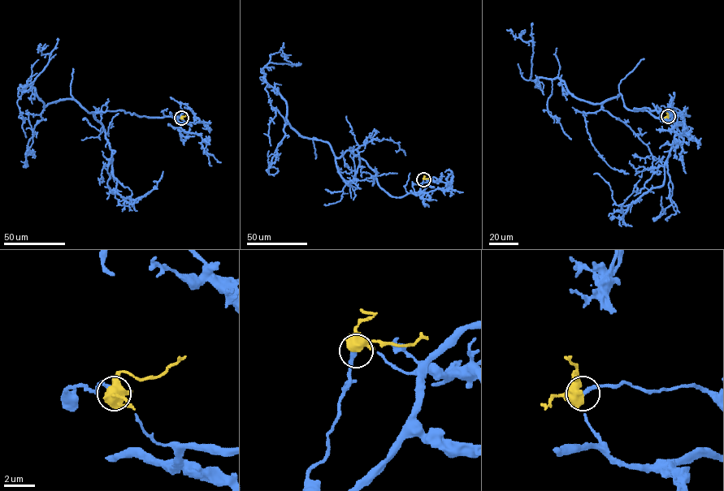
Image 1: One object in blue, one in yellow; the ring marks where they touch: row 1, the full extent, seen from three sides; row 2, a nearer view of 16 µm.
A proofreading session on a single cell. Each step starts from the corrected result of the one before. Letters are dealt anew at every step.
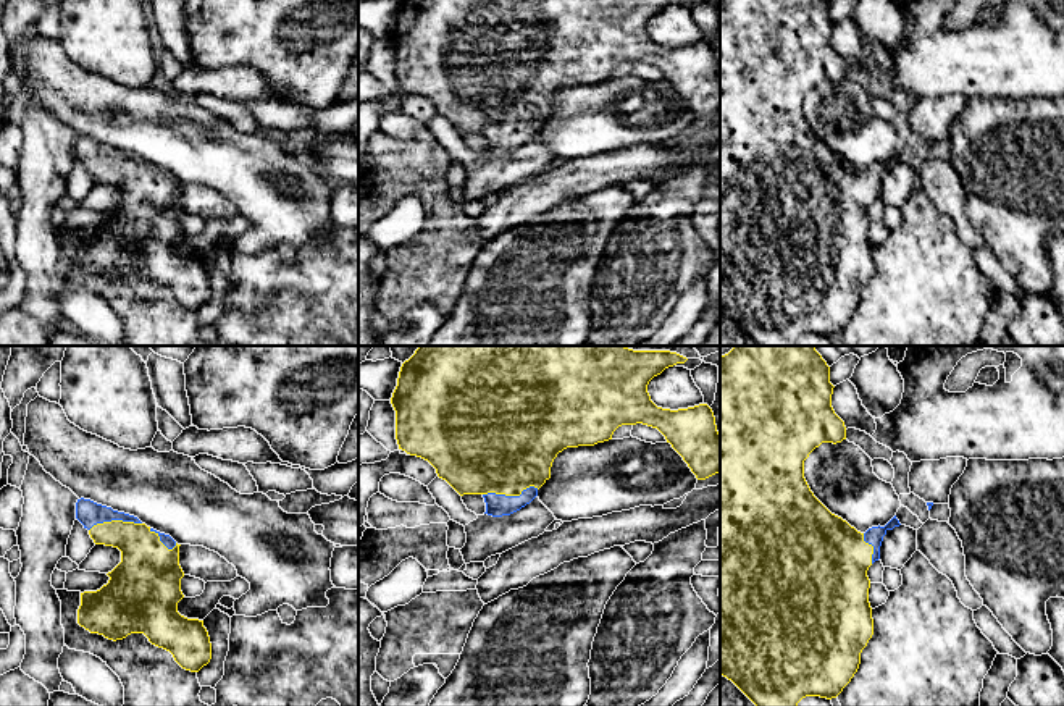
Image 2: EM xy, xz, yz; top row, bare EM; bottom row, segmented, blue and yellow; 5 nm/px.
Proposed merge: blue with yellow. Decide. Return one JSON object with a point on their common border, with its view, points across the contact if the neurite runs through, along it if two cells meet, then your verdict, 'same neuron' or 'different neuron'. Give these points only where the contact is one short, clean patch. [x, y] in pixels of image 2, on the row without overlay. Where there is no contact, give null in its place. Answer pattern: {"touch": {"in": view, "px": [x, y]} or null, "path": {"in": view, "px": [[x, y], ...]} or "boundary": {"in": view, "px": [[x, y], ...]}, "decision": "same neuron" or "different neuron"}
{"touch": {"in": "xz", "px": [511, 134]}, "decision": "same neuron"}

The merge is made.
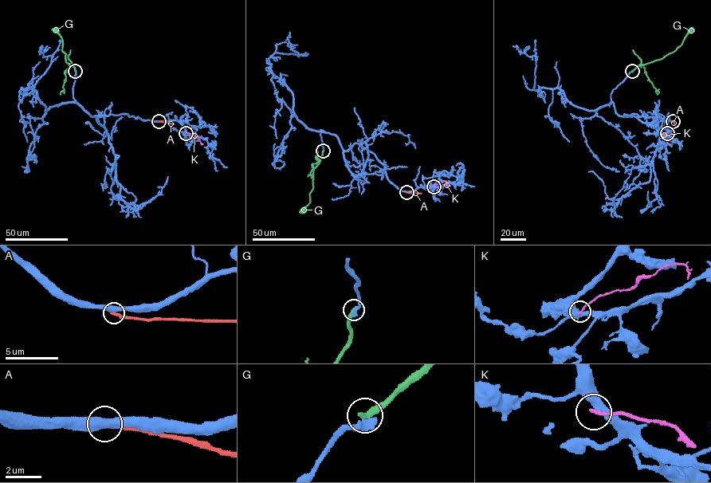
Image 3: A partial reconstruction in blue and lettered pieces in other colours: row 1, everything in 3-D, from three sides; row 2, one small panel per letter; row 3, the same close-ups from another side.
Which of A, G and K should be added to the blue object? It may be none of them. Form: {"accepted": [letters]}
{"accepted": []}

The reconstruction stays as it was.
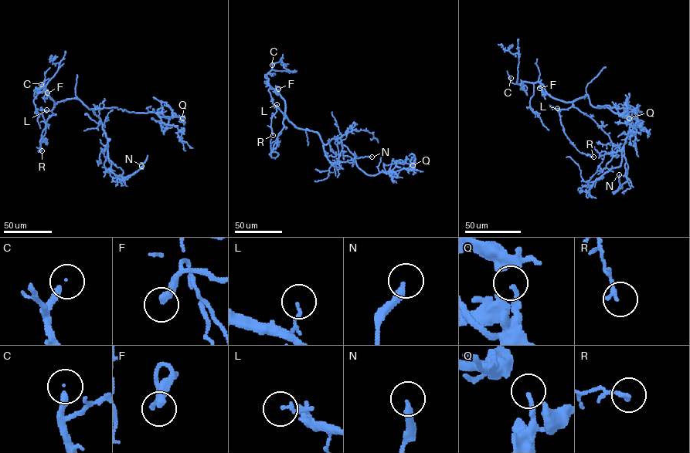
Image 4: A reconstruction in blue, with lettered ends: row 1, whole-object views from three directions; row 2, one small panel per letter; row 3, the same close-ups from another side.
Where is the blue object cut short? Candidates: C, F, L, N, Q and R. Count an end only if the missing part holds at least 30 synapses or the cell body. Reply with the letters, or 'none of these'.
C, F, N

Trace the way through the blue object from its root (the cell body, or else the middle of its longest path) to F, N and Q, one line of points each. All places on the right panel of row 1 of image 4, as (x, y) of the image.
F: (593, 106), (587, 95), (565, 102), (552, 98), (543, 87), (539, 88)
N: (593, 106), (607, 107), (623, 116), (630, 124), (623, 148), (627, 180), (622, 187), (619, 174)
Q: (593, 106), (609, 105), (616, 109), (641, 111), (637, 111), (635, 116), (623, 116), (629, 118)

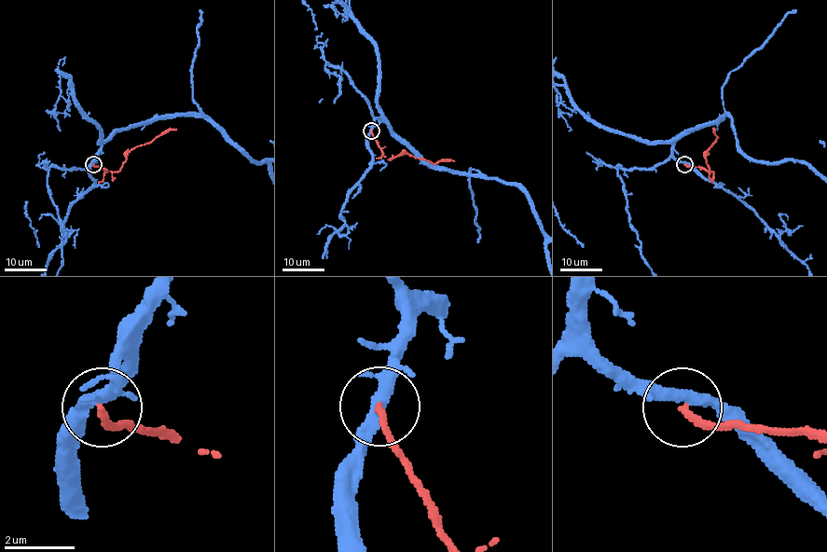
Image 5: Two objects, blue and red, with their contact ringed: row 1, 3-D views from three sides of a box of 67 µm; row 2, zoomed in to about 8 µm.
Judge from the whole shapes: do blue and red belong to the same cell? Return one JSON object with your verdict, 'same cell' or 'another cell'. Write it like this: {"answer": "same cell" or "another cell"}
{"answer": "another cell"}

